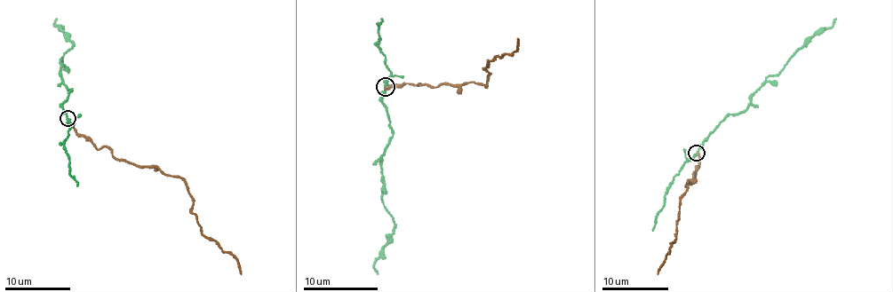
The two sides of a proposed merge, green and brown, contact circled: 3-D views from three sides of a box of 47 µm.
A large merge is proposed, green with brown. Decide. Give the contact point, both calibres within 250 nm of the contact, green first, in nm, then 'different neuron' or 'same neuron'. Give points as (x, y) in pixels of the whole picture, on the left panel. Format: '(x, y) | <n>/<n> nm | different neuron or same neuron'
(67, 118) | 160/190 nm | different neuron

